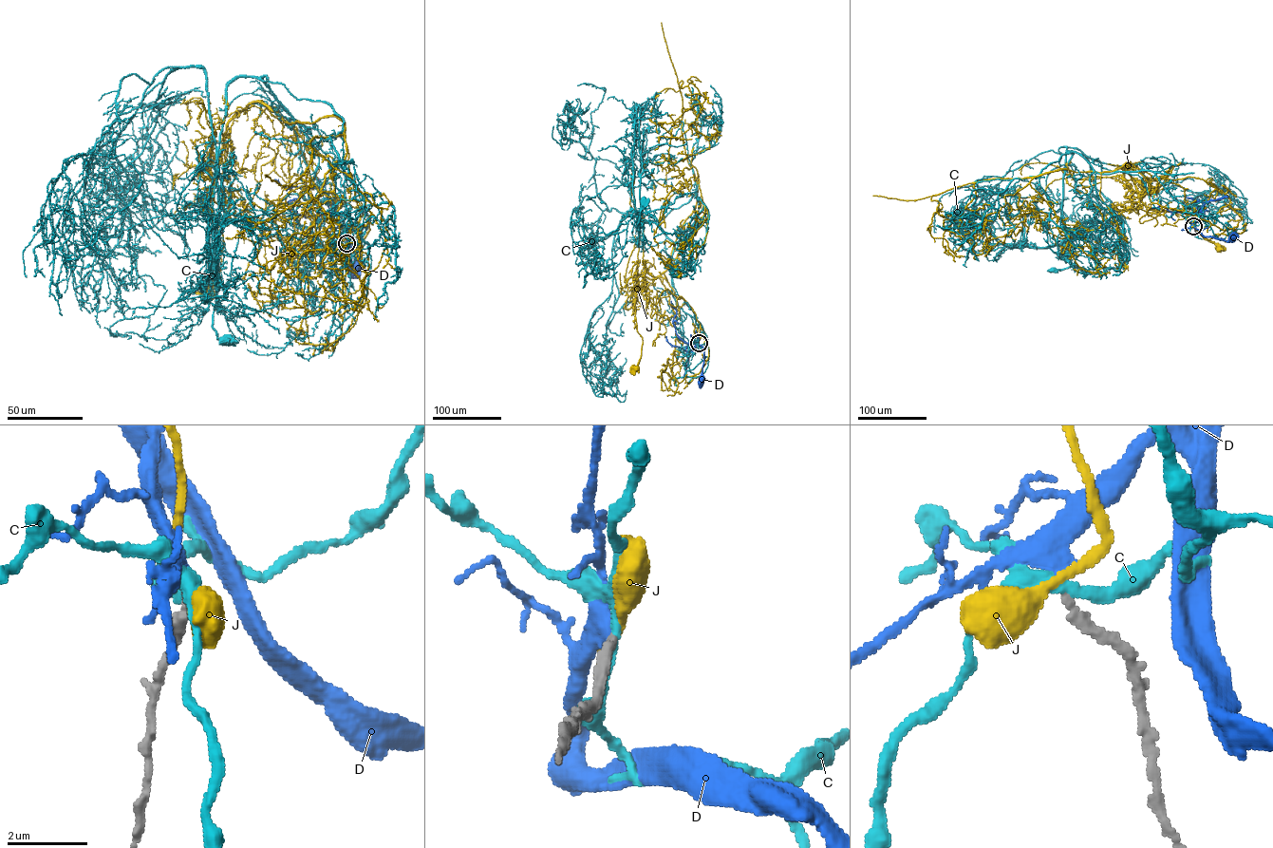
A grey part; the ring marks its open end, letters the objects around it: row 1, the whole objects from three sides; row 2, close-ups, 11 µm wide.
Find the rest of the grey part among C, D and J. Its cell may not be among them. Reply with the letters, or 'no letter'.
D

